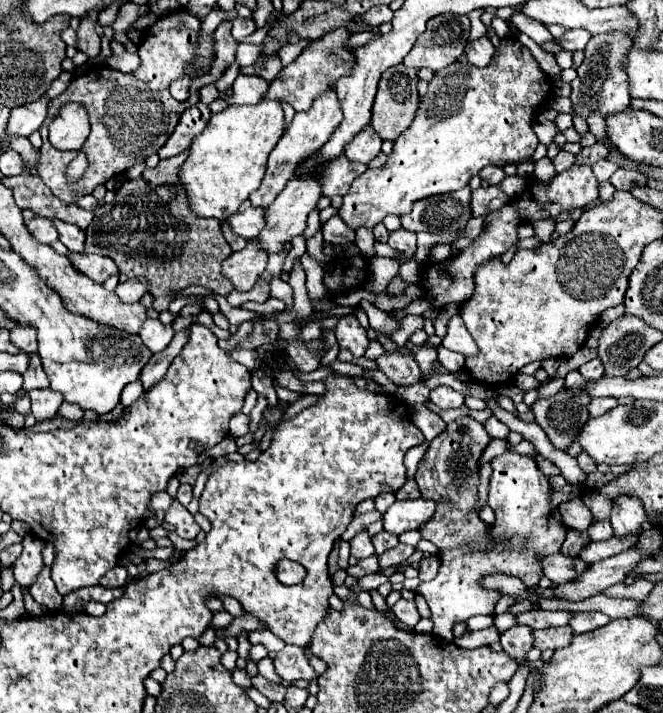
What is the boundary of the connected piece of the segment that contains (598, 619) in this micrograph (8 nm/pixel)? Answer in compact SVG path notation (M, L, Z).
M591 611L591 613L575 613L575 617L571 619L569 627L575 631L575 633L587 633L587 631L595 631L603 625L607 625L611 619L603 613L597 613L597 611Z

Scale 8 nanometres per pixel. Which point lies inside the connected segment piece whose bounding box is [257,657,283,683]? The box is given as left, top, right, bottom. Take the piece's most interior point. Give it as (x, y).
(266, 668)

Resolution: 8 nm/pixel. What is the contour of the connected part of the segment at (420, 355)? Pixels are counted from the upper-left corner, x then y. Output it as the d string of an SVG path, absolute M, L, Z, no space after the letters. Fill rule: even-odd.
M405 343L405 347L411 351L411 355L415 357L415 361L419 363L421 367L421 373L423 375L429 375L429 371L433 369L433 363L437 359L437 349L429 349L429 347L423 347L423 345L413 345L413 343Z

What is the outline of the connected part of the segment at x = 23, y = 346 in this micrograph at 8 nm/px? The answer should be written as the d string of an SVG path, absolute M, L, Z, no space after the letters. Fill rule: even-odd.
M13 327L11 329L11 343L15 347L19 347L23 353L35 353L37 351L35 339L37 339L37 335L31 327Z

